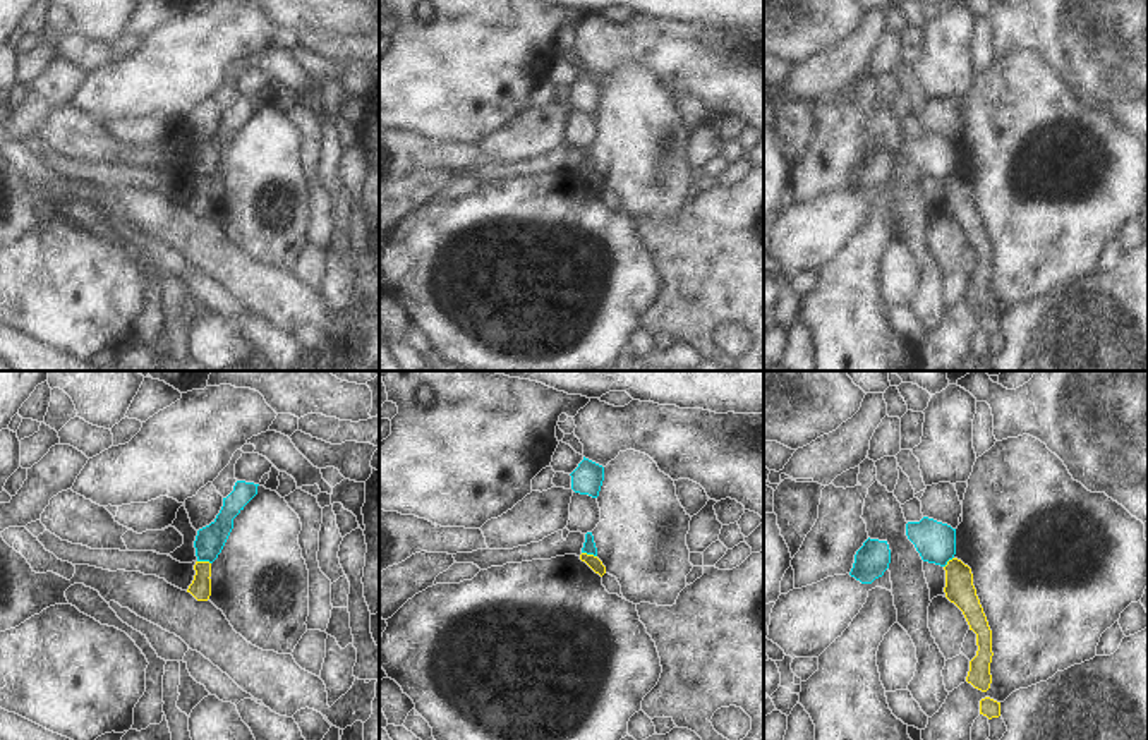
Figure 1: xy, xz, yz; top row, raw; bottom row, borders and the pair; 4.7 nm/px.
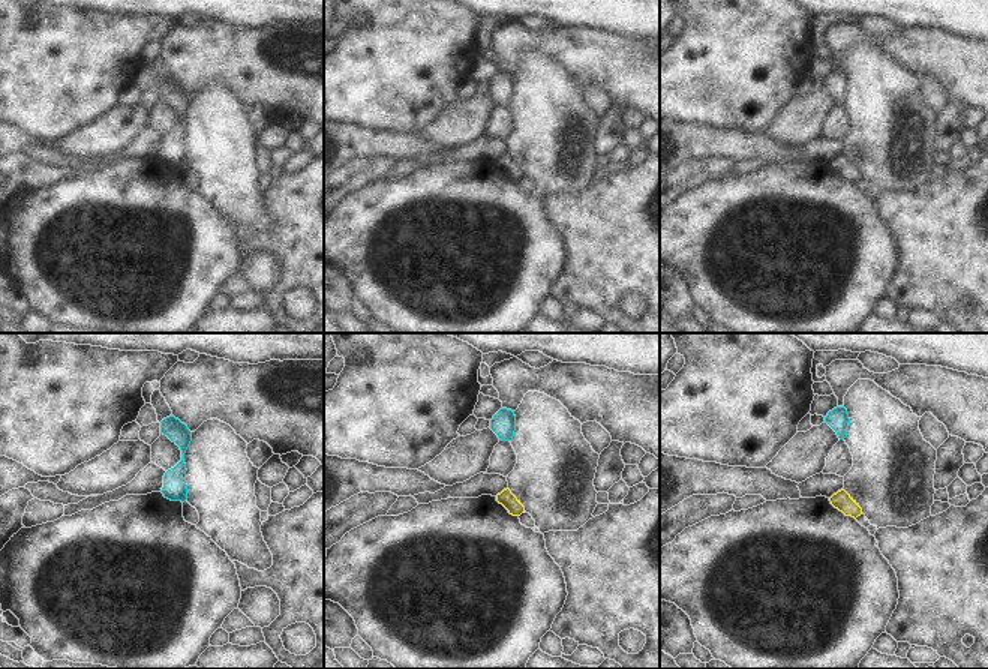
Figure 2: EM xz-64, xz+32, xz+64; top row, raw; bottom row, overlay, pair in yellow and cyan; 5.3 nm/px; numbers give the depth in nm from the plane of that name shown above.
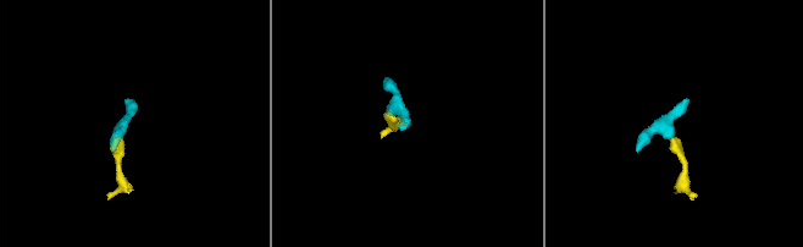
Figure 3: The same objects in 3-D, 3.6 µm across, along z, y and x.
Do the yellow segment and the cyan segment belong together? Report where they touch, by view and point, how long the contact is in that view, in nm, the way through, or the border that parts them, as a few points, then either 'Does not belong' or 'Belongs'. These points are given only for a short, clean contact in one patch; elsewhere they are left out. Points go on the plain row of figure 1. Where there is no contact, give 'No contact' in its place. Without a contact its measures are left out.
Touches yellow at xz (589, 170). Shared border 80 nm. Boundary: xz (582, 167), (596, 172). Does not belong

